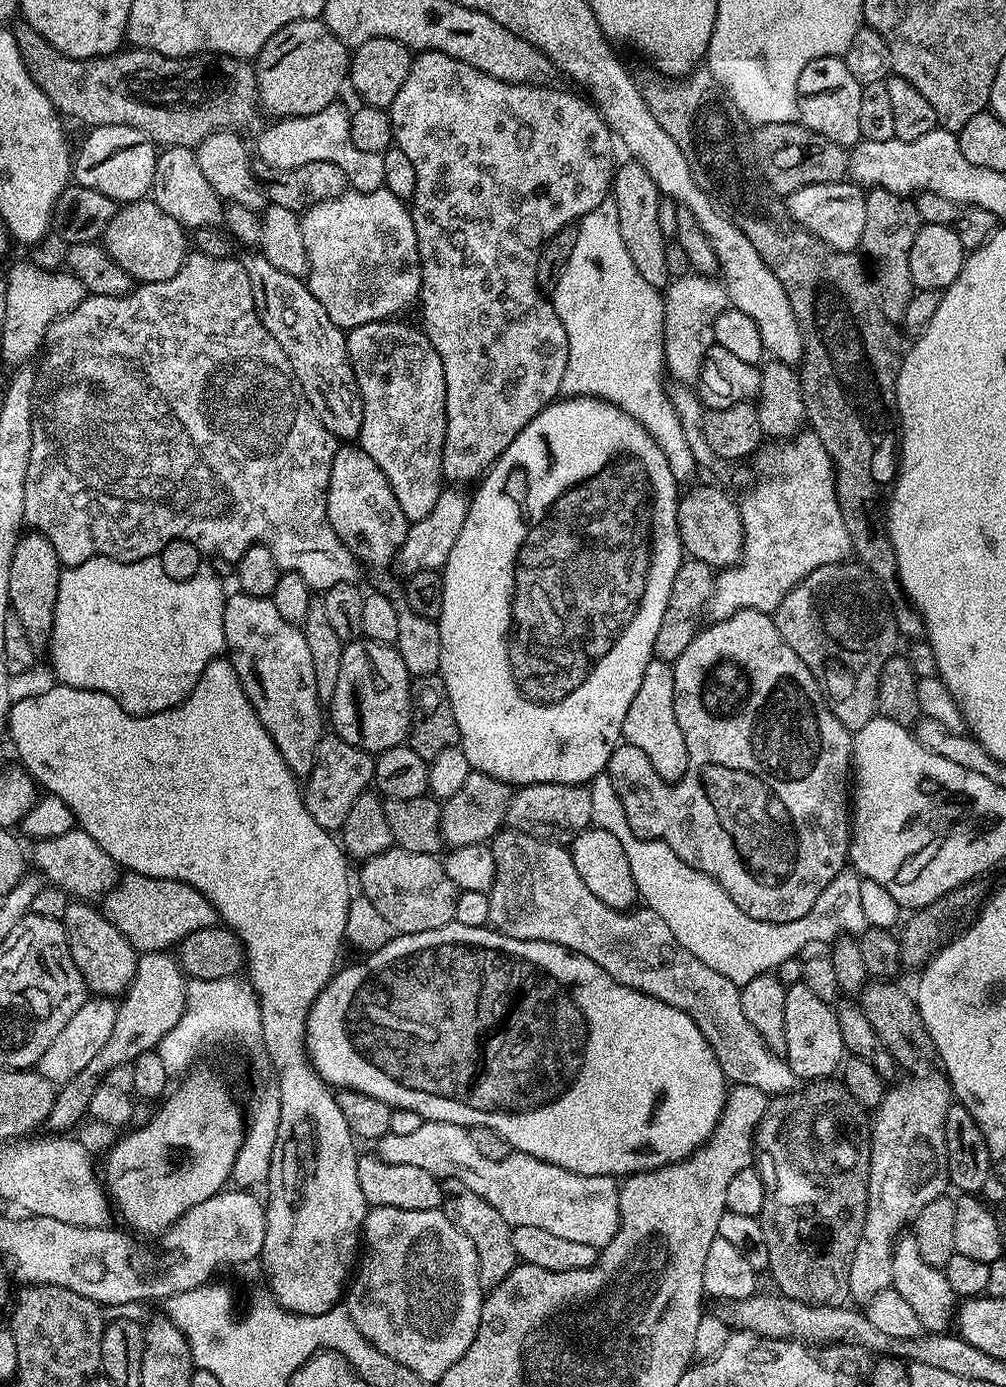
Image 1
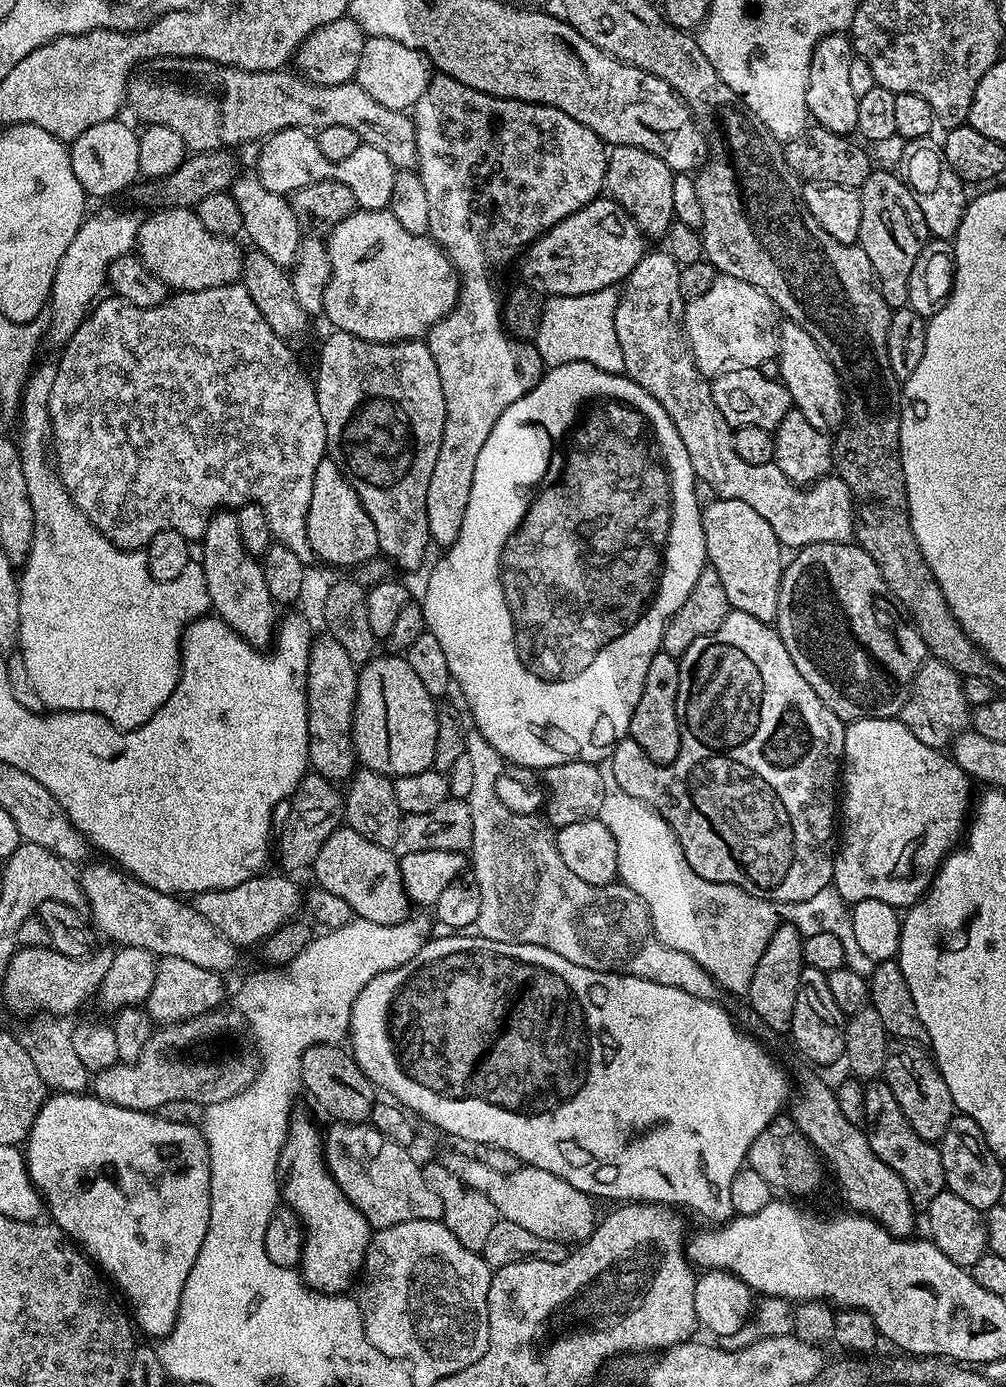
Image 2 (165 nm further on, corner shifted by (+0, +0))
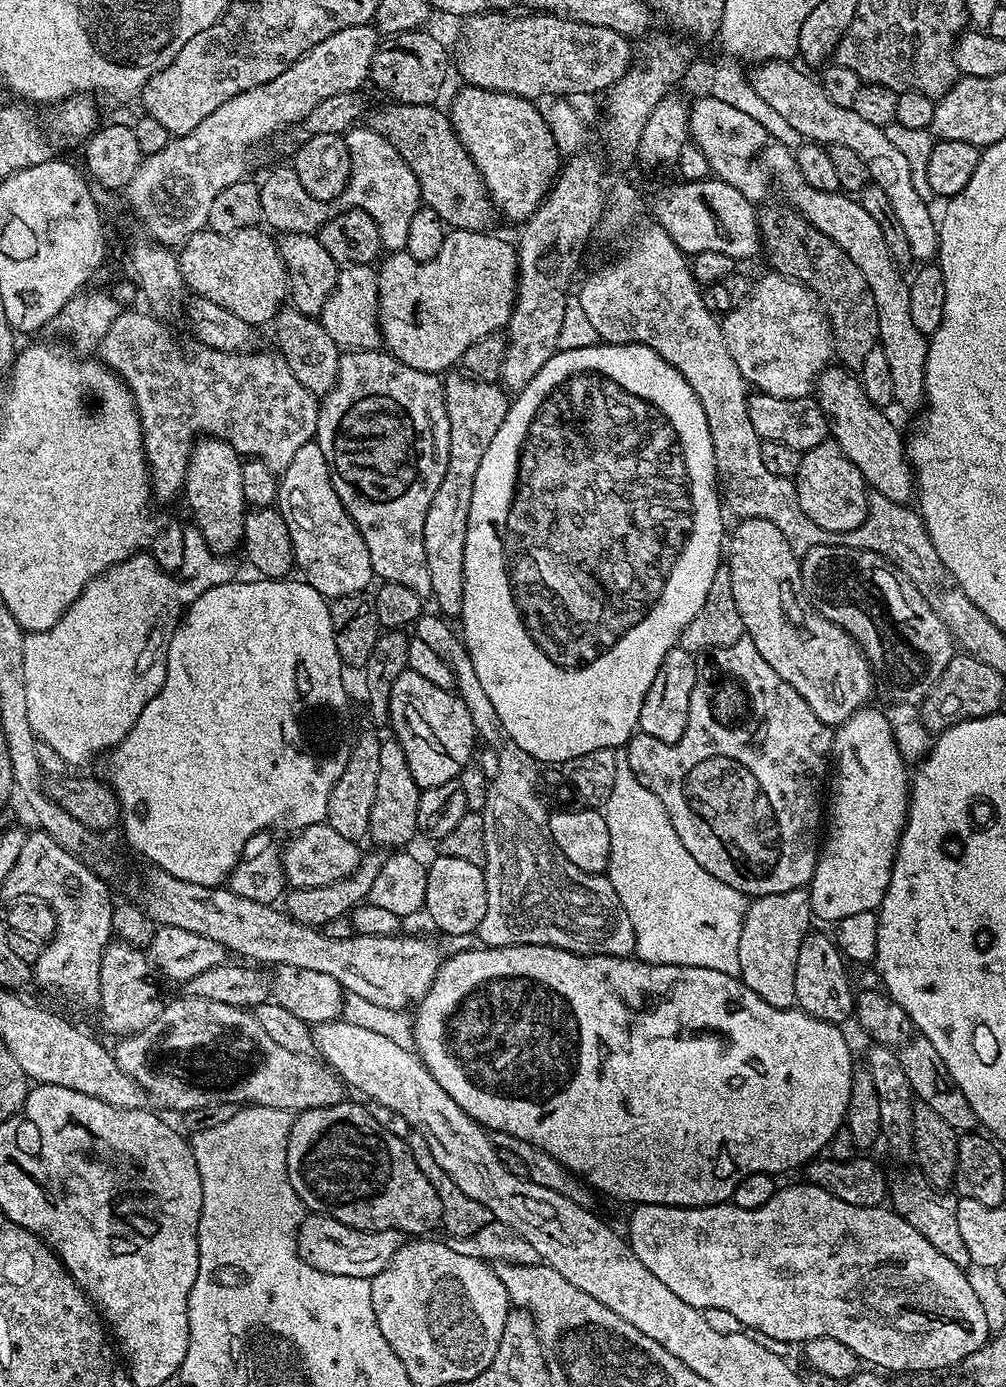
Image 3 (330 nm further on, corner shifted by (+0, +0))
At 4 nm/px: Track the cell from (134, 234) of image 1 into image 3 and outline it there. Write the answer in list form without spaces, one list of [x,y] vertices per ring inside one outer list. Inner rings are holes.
[[[259,227],[243,228],[230,234],[218,234],[211,230],[201,230],[188,237],[178,252],[180,262],[180,273],[185,285],[195,295],[202,298],[210,298],[210,302],[218,302],[230,314],[238,314],[242,322],[253,326],[267,325],[275,320],[276,313],[289,299],[290,289],[288,287],[288,272],[284,268],[282,258],[276,249],[276,240],[268,237],[267,231],[260,232]]]

